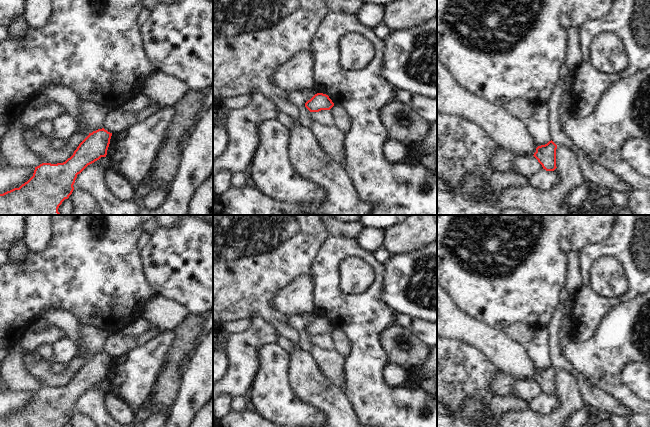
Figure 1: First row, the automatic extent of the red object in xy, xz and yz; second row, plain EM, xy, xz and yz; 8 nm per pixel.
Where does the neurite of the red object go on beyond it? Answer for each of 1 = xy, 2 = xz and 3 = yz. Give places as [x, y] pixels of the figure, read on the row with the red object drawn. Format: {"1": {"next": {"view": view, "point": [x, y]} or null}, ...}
{"1": {"next": null}, "2": {"next": null}, "3": {"next": null}}

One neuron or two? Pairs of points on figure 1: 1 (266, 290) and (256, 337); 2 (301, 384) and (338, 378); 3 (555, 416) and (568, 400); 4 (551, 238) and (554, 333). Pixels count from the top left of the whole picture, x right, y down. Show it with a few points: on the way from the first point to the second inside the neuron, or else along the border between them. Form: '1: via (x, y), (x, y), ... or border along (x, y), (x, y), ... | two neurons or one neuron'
1: border along (260, 317), (268, 322) | two neurons
2: border along (315, 360), (321, 373), (332, 384), (343, 391) | two neurons
3: via (559, 412), (567, 404) | one neuron
4: border along (559, 302), (547, 324) | two neurons

